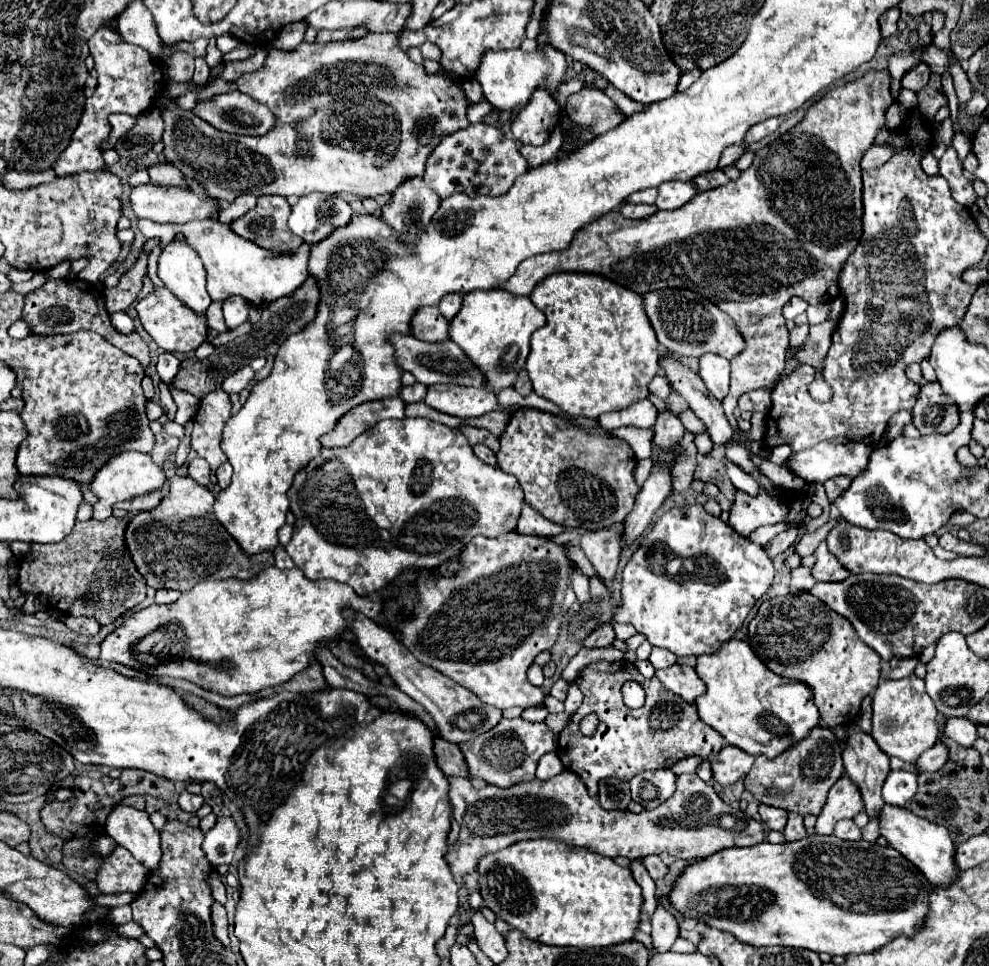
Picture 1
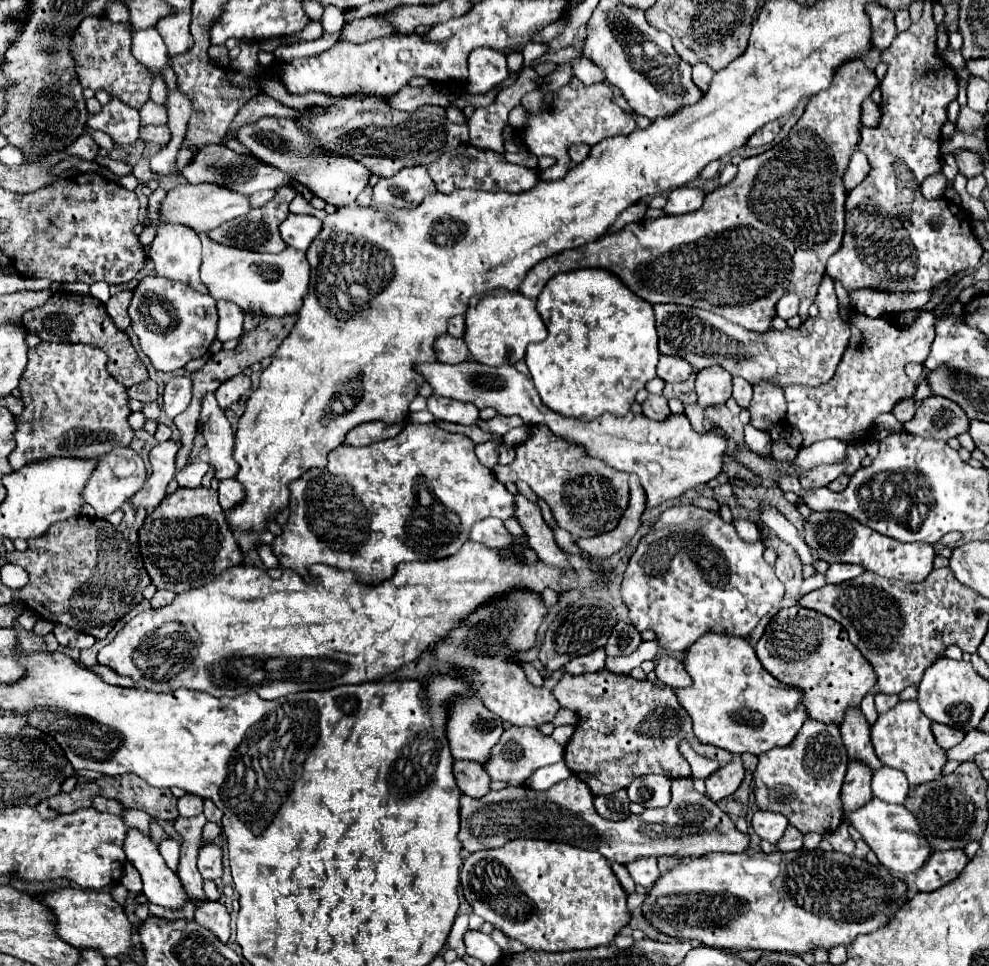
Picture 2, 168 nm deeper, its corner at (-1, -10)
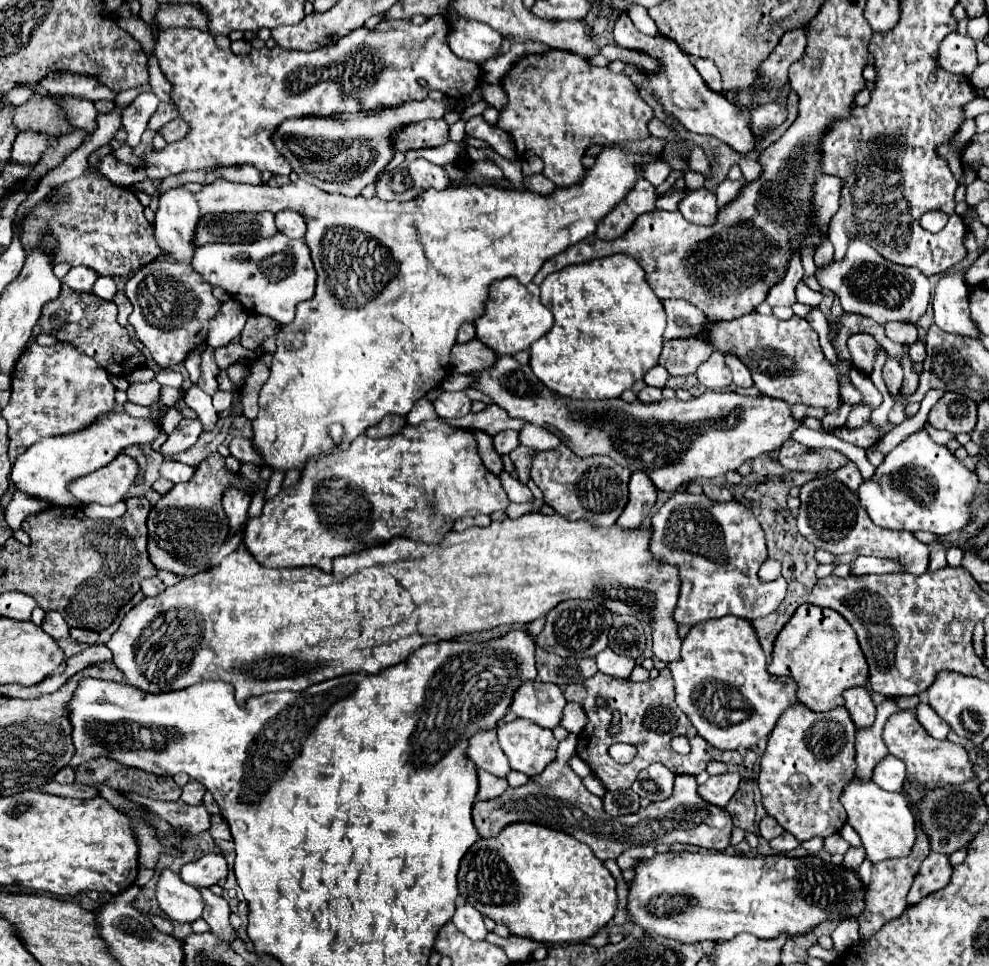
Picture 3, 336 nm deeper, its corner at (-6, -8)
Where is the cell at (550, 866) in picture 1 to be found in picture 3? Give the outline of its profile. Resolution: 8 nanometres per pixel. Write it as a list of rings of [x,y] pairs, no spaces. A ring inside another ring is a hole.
[[[531,822],[509,824],[493,838],[479,838],[463,856],[457,886],[463,900],[483,916],[505,924],[515,936],[539,942],[585,942],[599,932],[617,910],[615,878],[591,848],[565,832]]]

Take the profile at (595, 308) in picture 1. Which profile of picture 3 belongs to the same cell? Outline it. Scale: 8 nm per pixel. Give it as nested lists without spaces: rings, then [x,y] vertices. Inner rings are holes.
[[[613,254],[587,264],[571,264],[571,268],[547,276],[541,284],[541,302],[553,312],[555,324],[541,340],[531,344],[529,364],[535,376],[557,394],[591,400],[617,398],[657,364],[663,344],[665,310],[647,284],[643,268],[631,256]]]

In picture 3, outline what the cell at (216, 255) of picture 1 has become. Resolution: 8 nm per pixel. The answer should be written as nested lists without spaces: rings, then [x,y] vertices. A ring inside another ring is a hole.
[[[277,232],[271,238],[263,238],[259,242],[251,244],[205,244],[195,250],[195,256],[191,260],[191,266],[211,284],[219,286],[225,292],[229,292],[235,300],[247,308],[249,314],[263,314],[279,324],[289,324],[295,318],[295,306],[301,300],[309,300],[315,292],[315,280],[317,272],[313,268],[309,248],[305,240],[291,240],[289,236],[283,236],[283,232]]]

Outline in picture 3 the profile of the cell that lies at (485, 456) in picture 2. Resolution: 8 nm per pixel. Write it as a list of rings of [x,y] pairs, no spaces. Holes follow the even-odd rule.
[[[517,430],[499,432],[493,436],[493,444],[495,444],[495,450],[499,454],[509,454],[513,448],[519,446],[519,432]]]

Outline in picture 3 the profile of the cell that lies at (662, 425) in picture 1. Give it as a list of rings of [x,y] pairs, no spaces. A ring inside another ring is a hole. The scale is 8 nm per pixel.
[[[645,386],[645,388],[637,394],[637,398],[639,398],[641,402],[657,402],[657,400],[661,400],[663,396],[661,396],[661,390],[651,388],[651,386]]]

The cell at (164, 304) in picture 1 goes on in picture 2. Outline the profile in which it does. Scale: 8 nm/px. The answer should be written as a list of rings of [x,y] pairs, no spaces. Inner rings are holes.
[[[146,276],[134,288],[128,314],[132,318],[132,330],[140,340],[142,352],[150,358],[154,368],[162,372],[174,372],[184,368],[190,360],[202,358],[216,340],[218,316],[214,298],[198,294],[180,282]]]

